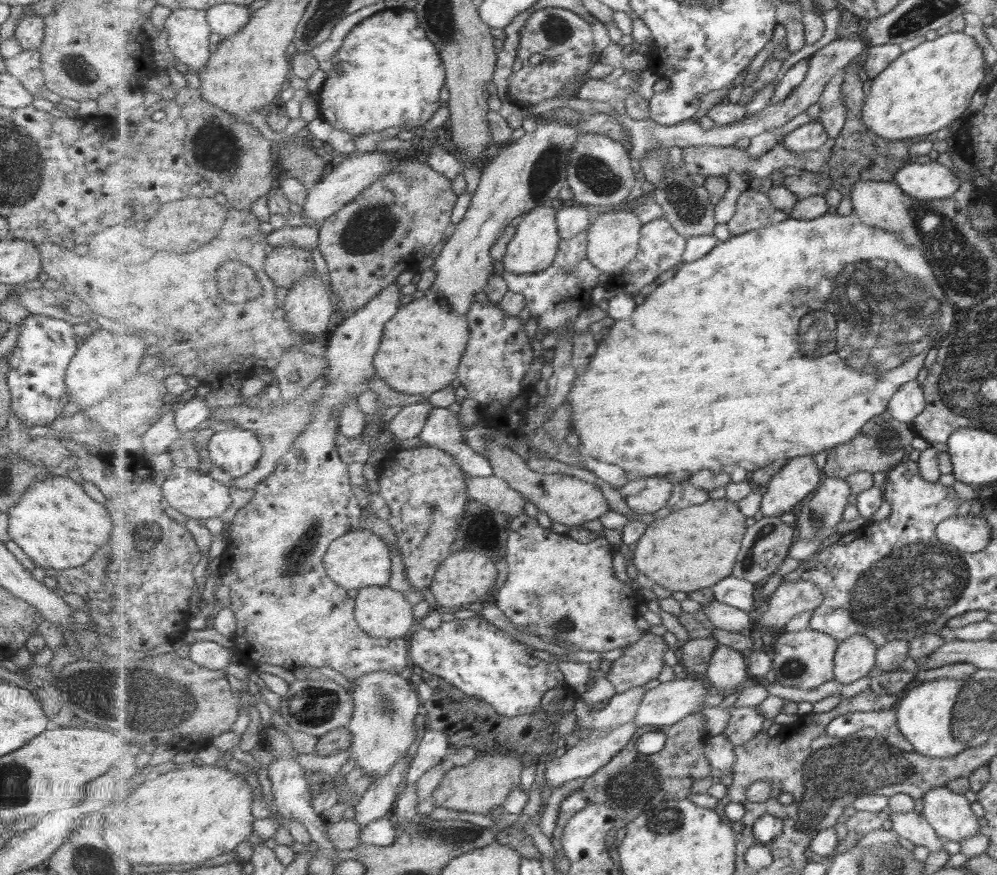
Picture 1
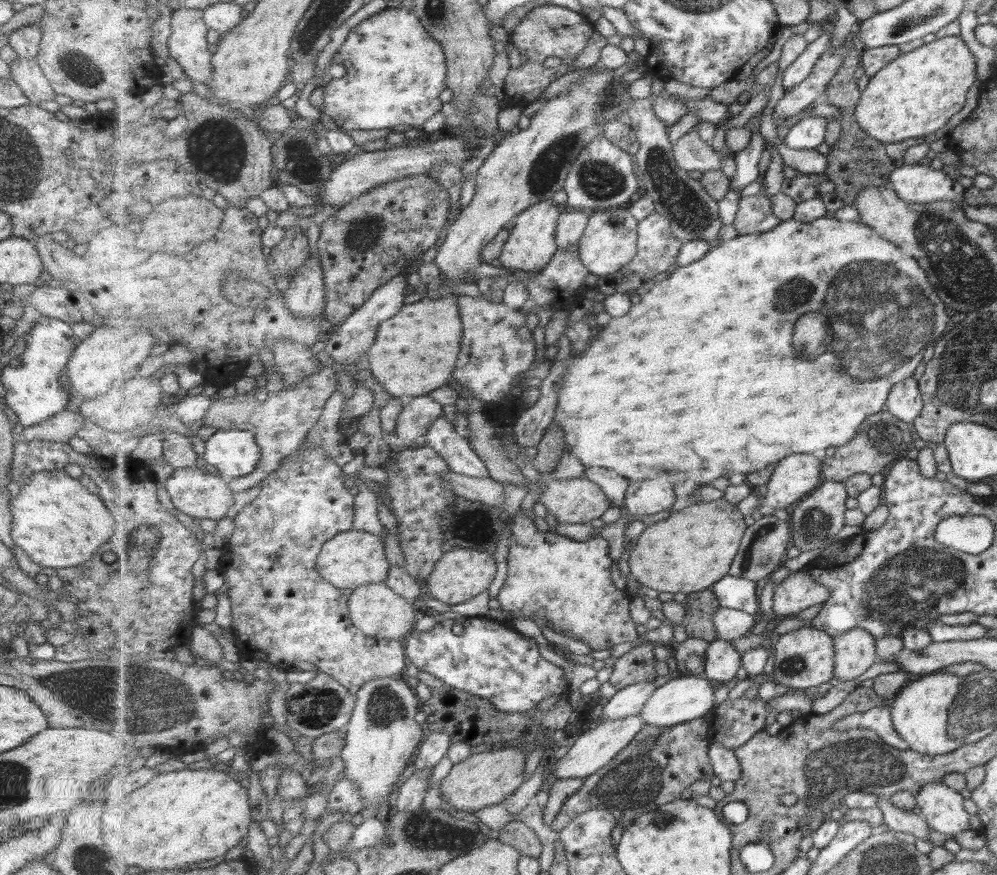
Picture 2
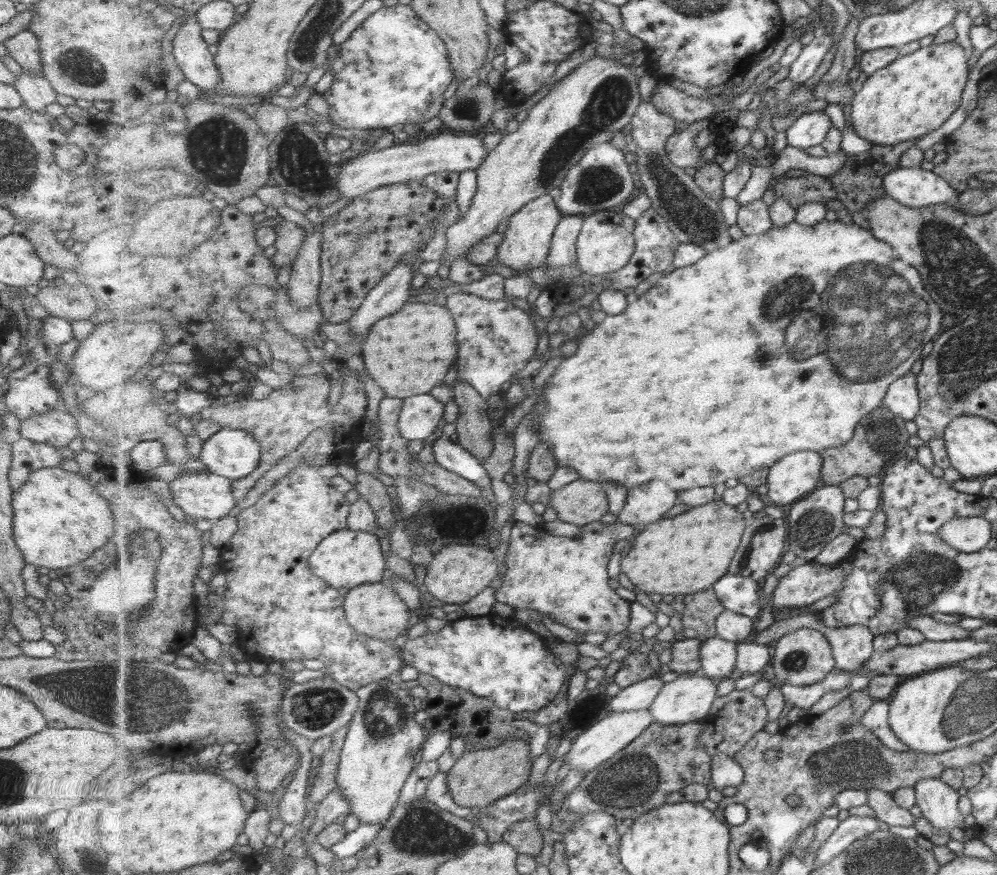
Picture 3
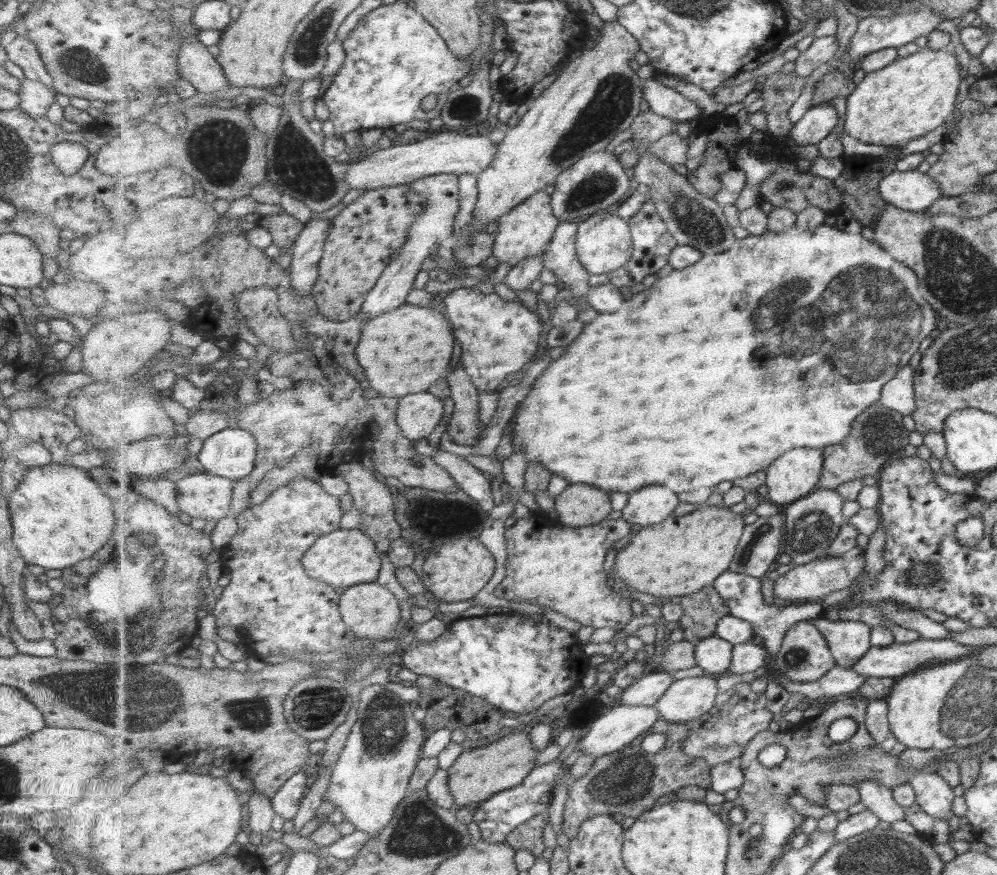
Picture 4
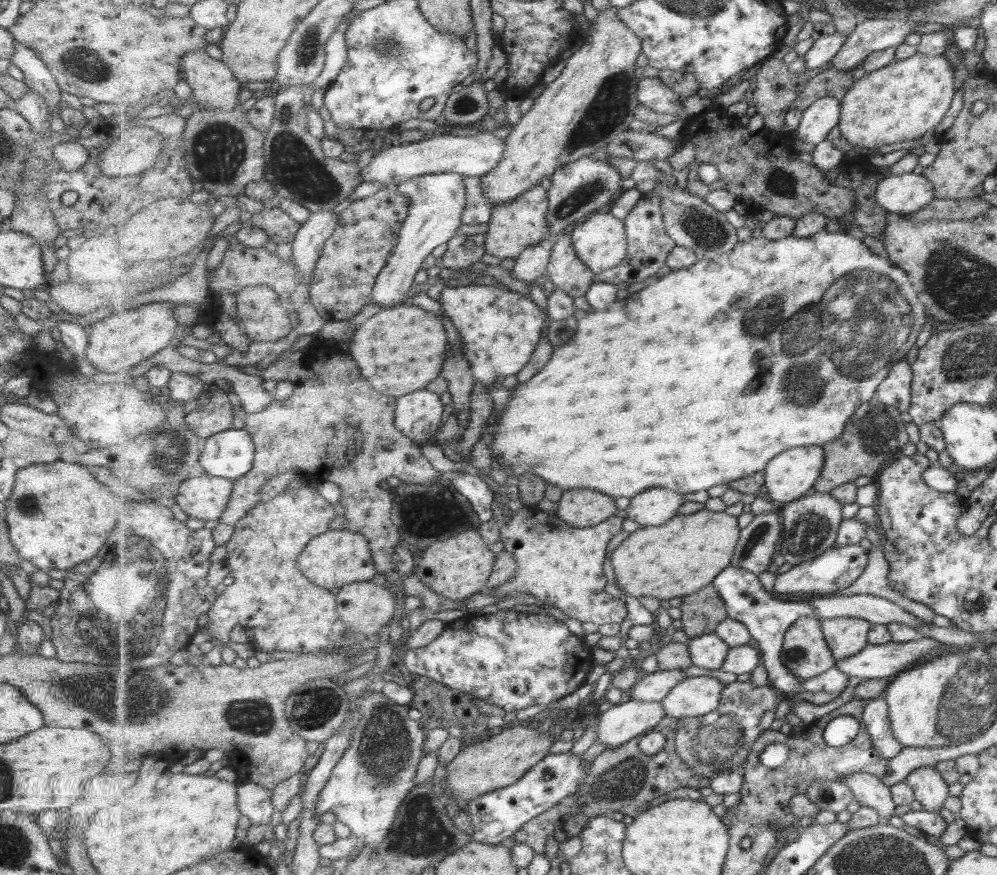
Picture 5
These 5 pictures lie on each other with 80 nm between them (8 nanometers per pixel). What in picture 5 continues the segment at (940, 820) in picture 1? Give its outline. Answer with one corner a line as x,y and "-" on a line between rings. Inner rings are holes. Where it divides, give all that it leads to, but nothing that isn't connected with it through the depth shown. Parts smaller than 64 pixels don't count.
921,766
909,772
905,782
911,788
914,800
923,810
933,813
943,810
943,802
948,796
948,786
932,767

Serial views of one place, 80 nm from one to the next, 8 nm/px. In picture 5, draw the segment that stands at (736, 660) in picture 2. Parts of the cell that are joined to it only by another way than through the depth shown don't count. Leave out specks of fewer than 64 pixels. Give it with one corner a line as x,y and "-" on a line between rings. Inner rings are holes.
715,632
689,639
688,645
693,664
710,670
721,670
730,653
730,646

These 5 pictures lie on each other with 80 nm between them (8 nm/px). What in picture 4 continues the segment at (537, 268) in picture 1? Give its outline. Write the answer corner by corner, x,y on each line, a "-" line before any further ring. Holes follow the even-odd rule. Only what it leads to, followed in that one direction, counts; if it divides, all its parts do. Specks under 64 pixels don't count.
550,190
534,192
526,201
499,217
493,255
499,262
508,262
513,267
523,259
543,256
560,224
554,215

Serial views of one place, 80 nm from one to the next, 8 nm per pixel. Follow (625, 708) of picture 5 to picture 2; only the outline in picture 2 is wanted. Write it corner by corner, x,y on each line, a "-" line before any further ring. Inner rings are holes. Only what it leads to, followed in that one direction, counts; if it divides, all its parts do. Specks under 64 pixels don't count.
641,715
628,716
616,721
605,721
592,729
586,729
579,734
578,739
569,745
569,751
558,761
551,765
553,776
556,780
565,778
587,779
610,764
623,749
631,744
631,741
643,730
646,720

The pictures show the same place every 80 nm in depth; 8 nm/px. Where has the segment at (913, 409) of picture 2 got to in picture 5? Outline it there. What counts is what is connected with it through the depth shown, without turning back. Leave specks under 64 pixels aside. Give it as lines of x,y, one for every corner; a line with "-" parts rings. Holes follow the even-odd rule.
904,359
894,364
893,370
879,385
876,397
887,406
907,412
910,408
909,380
912,380
912,372
909,372
907,360

